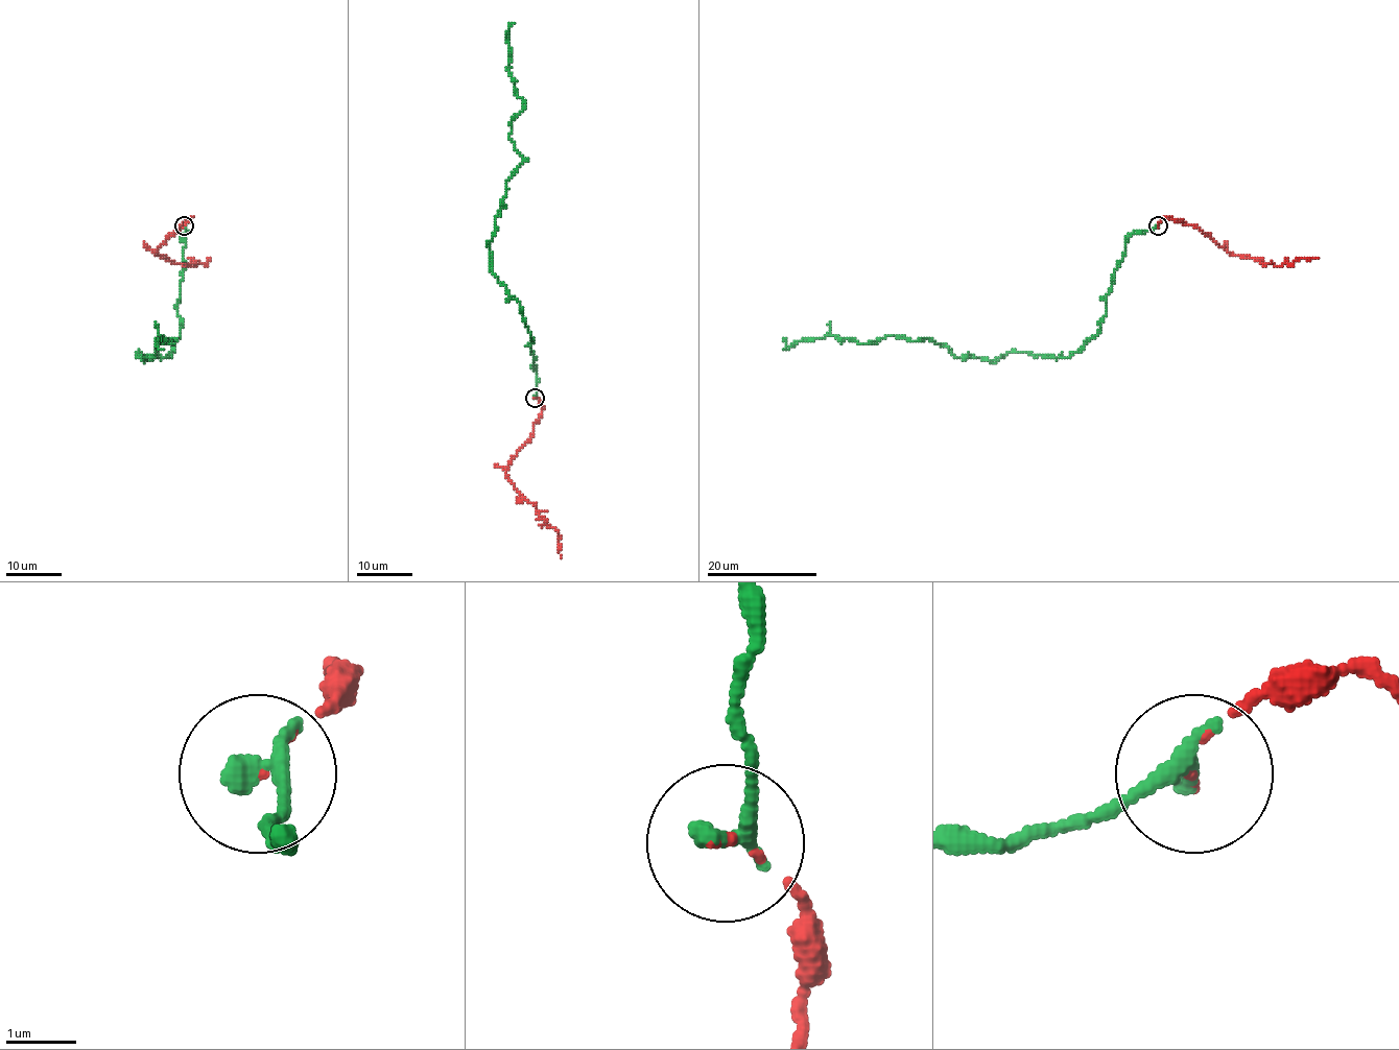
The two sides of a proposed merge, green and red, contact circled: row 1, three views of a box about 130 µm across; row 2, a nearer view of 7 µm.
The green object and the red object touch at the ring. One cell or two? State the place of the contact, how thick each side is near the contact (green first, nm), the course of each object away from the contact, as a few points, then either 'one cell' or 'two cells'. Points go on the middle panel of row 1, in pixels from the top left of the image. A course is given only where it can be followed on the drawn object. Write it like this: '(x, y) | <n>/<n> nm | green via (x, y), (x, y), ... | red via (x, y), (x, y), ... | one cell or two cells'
(535, 398) | 380/70 nm | green via (536, 398), (523, 310), (491, 270), (489, 249), (522, 162), (510, 137), (524, 100), (510, 72), (507, 22) | red via (536, 398), (541, 412), (532, 434), (505, 473), (556, 529), (562, 557) | one cell

